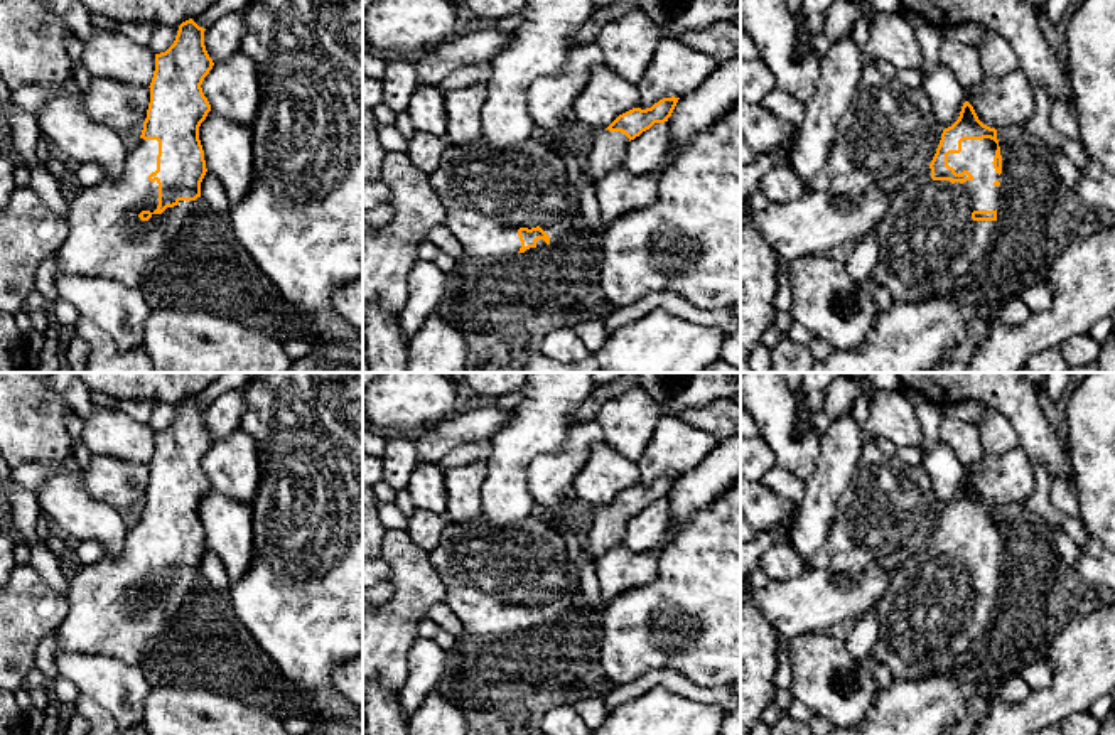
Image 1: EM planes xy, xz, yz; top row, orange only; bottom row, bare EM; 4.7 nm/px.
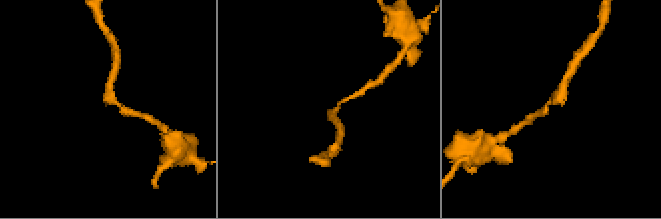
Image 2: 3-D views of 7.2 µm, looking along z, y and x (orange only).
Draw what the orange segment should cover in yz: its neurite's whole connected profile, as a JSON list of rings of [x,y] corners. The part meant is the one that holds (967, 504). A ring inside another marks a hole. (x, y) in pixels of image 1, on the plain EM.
[[[965,479],[958,497],[943,507],[929,545],[894,571],[877,602],[879,639],[869,656],[886,664],[896,679],[951,674],[987,629],[997,598],[1000,551],[997,507],[983,502]]]

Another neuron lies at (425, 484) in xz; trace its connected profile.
[[[417,464],[407,484],[415,509],[427,509],[432,514],[444,514],[447,507],[447,491],[444,470],[439,464]]]

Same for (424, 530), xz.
[[[417,509],[407,519],[405,534],[417,548],[428,553],[439,546],[442,531],[449,524],[445,514],[432,514],[427,509]]]

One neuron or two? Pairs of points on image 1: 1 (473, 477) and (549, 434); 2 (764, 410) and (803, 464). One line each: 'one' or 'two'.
1: two
2: one

